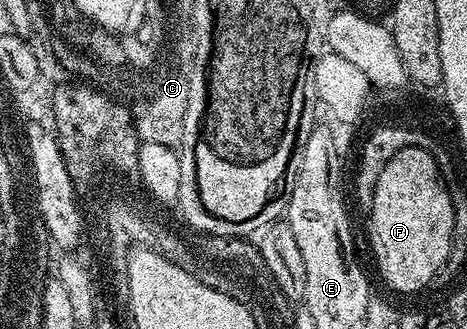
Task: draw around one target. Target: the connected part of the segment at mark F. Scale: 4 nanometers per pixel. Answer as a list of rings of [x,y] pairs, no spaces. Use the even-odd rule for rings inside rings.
[[[407,146],[398,151],[379,175],[373,191],[373,207],[366,222],[366,241],[368,245],[372,244],[380,277],[388,284],[389,290],[414,289],[417,285],[422,285],[436,266],[440,265],[444,253],[447,253],[451,209],[448,206],[448,197],[445,196],[446,190],[443,175],[427,148]]]

